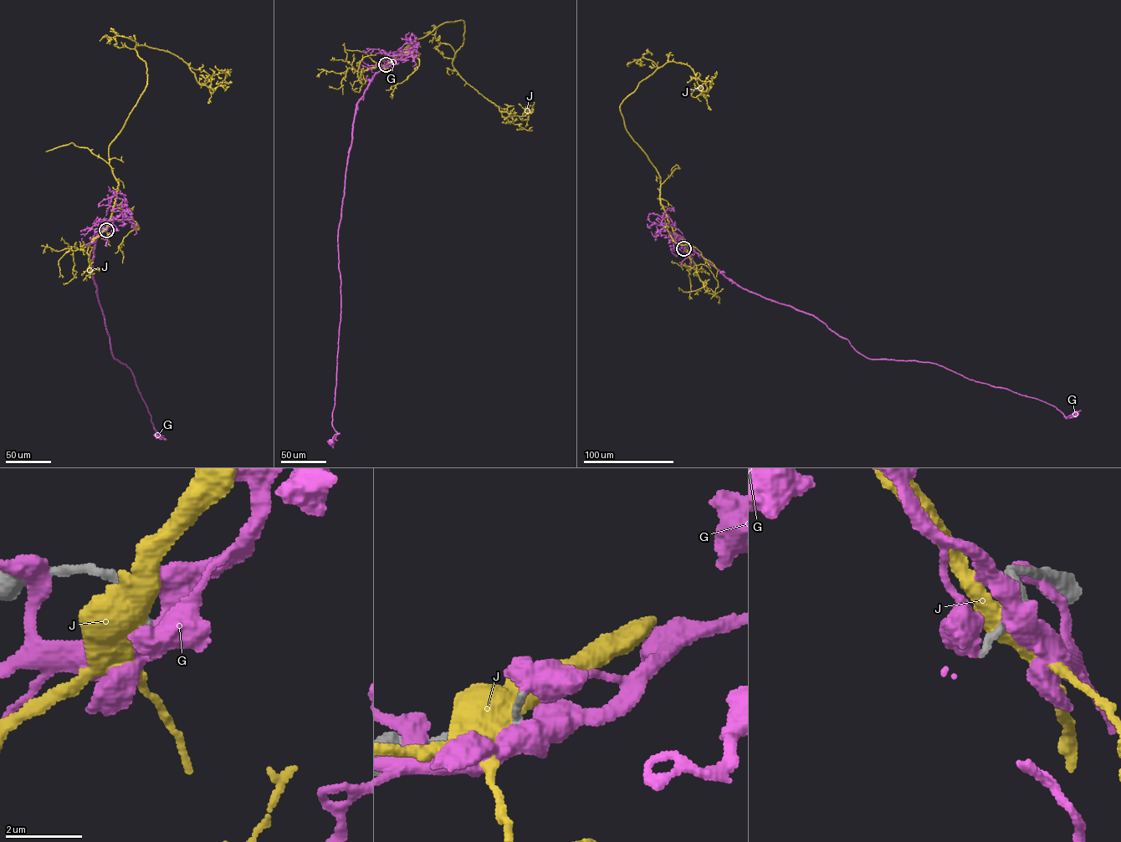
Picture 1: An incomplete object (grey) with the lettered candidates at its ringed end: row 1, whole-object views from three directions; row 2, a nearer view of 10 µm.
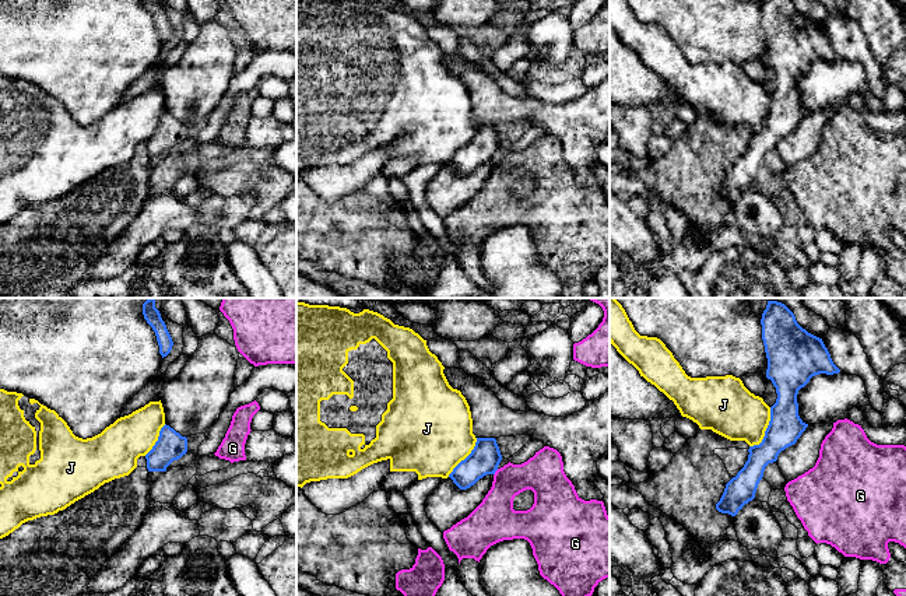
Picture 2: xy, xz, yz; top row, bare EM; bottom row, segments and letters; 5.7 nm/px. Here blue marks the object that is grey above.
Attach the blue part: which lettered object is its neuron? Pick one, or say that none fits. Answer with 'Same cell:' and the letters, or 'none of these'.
Same cell: none of these

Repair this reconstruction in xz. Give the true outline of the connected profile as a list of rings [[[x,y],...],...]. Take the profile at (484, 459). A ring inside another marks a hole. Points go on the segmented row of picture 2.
[[[477,438],[471,453],[461,460],[449,477],[460,490],[467,490],[487,474],[495,474],[502,455],[495,438]]]

